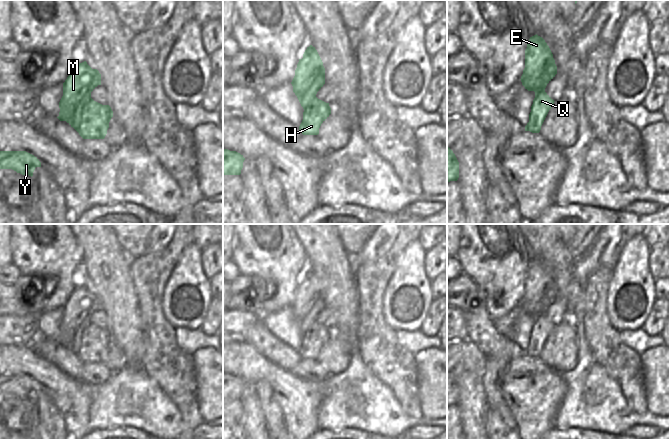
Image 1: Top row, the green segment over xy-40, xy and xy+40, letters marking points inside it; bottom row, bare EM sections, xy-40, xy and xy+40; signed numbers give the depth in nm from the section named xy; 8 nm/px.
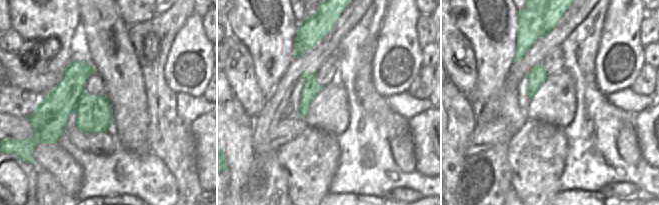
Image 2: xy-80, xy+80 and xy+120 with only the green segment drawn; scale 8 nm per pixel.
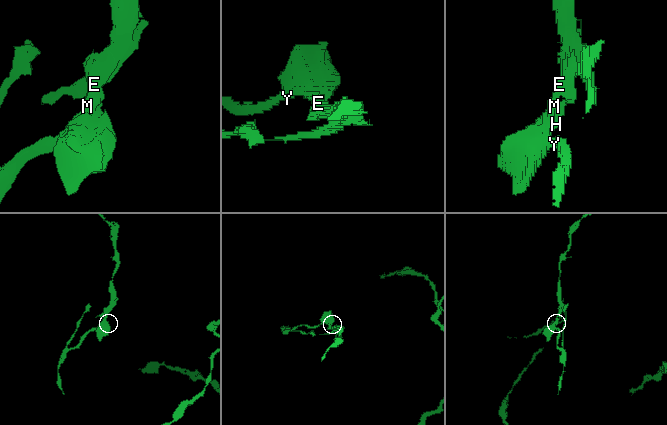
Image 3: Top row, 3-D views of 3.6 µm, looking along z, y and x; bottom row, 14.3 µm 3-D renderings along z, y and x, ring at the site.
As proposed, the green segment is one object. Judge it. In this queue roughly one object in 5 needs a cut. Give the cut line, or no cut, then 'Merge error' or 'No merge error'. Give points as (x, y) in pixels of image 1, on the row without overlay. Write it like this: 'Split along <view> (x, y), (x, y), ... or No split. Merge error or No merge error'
No split. No merge error

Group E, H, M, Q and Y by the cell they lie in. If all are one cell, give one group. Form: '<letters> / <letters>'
E H M Q Y

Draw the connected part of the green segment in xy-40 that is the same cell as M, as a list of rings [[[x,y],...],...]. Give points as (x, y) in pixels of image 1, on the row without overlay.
[[[86,285],[75,287],[63,307],[57,342],[66,345],[83,363],[104,363],[113,341],[109,329],[102,329],[91,322],[91,316],[98,309],[101,309],[101,298]]]

